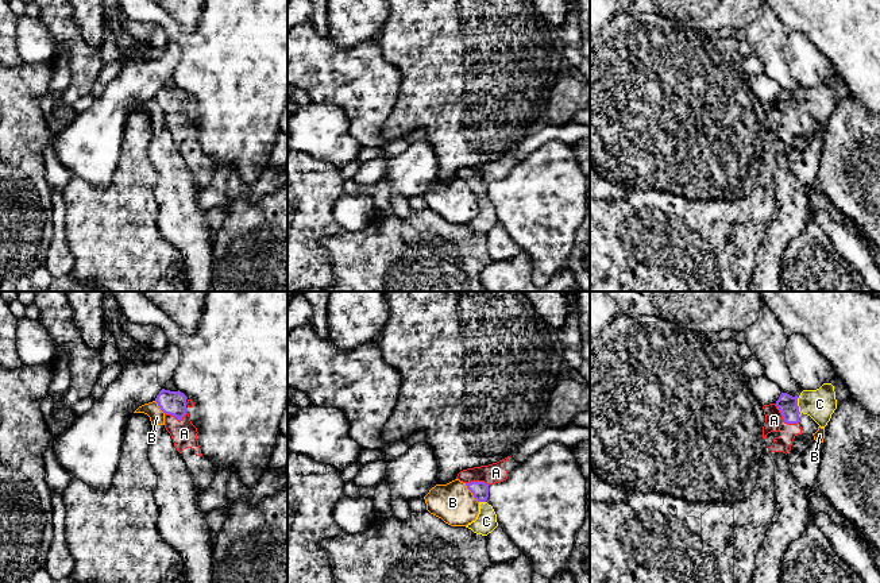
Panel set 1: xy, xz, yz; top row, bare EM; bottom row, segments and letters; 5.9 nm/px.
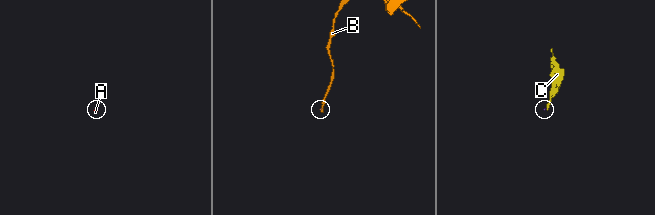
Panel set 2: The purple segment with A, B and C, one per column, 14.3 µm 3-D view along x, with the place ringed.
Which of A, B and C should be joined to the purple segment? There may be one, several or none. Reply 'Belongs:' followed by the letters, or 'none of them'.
Belongs: A, C

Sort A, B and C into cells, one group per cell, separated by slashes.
A C / B

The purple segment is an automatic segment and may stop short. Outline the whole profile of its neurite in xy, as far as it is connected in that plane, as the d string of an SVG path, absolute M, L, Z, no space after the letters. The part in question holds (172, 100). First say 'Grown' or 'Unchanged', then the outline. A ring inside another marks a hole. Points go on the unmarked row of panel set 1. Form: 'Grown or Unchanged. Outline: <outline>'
Grown. Outline: M162 86L155 100L165 111L165 126L170 131L174 144L186 159L186 166L194 184L201 188L213 178L216 169L213 159L201 151L197 126L192 121L188 107L194 104L184 90Z

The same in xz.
Grown. Outline: M507 154L497 161L467 166L458 171L456 177L463 179L479 200L476 217L466 225L476 232L487 233L498 224L497 212L493 204L486 200L489 196L489 184L506 178L517 163L518 161Z

